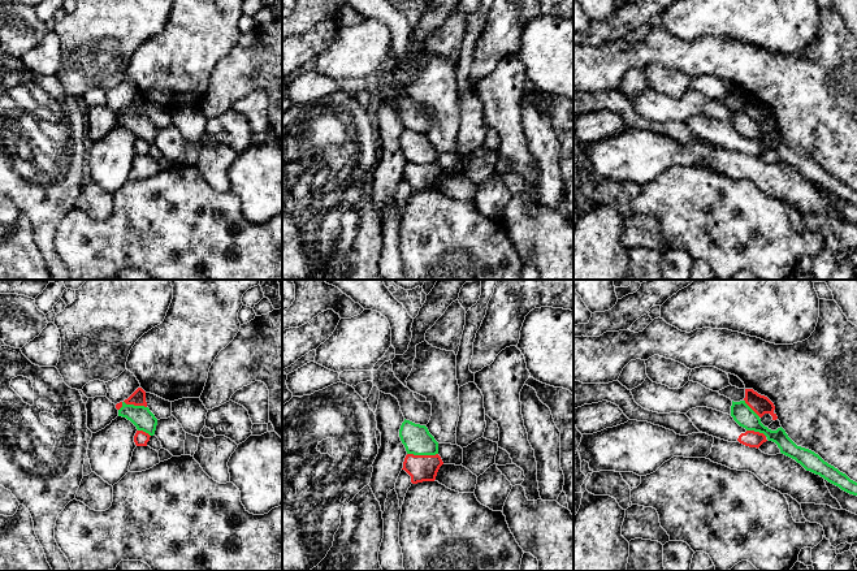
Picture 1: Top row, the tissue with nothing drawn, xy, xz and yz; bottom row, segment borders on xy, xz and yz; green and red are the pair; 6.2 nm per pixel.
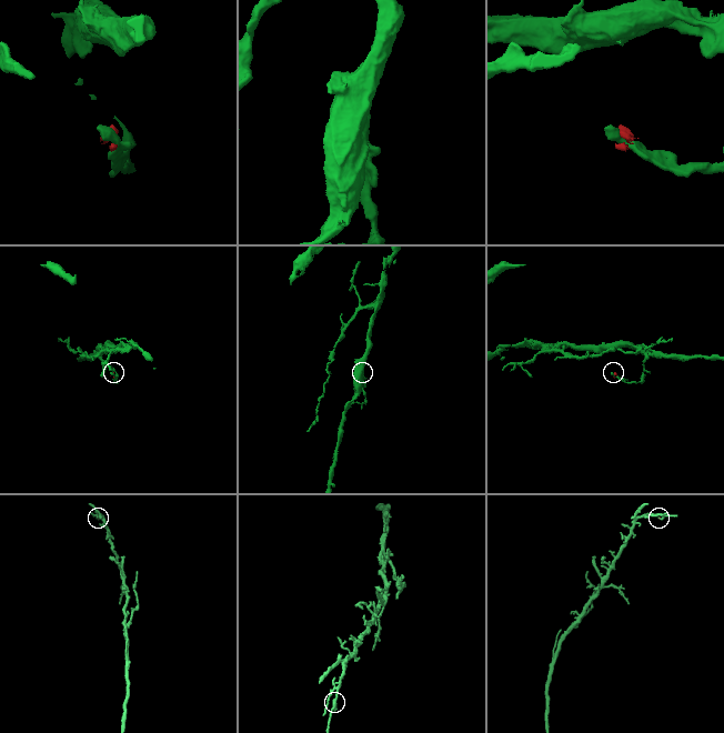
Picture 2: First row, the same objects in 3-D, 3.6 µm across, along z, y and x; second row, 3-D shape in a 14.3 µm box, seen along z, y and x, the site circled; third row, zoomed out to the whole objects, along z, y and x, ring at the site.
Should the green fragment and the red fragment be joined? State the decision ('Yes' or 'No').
No

